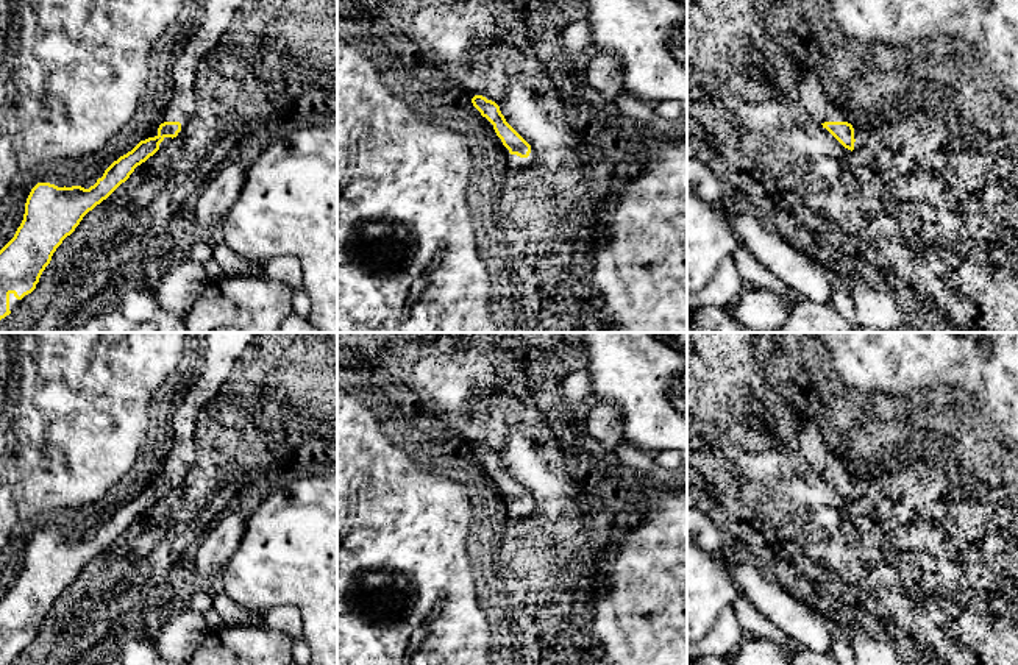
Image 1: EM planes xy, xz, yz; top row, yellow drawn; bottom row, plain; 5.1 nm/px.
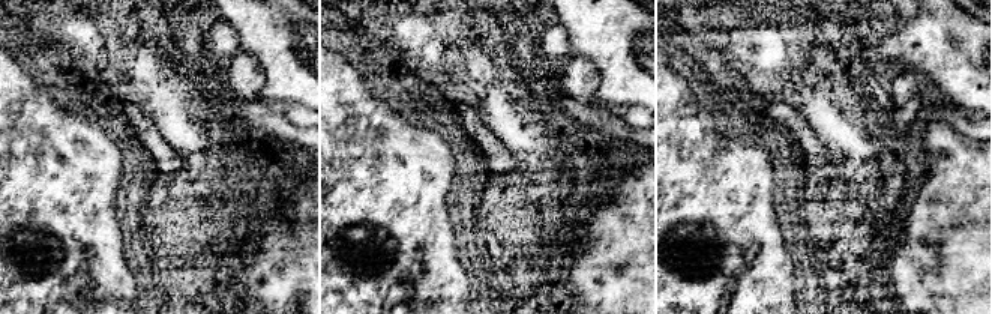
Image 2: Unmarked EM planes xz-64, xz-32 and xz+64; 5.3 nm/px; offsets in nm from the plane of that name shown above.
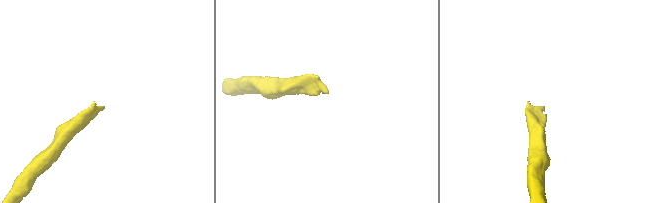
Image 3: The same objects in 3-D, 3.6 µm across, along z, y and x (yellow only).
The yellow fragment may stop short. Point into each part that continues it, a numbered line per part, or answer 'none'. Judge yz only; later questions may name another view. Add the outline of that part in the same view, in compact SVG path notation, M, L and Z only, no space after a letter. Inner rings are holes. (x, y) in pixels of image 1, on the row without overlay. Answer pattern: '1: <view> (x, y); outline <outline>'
1: yz (840, 434); outline M848 384L810 397L809 418L799 429L799 451L820 473L851 473L854 498L863 496L882 453L877 448L877 409Z

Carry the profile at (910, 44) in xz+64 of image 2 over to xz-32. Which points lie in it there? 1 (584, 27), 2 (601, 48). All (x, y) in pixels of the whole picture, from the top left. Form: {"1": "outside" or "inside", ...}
{"1": "inside", "2": "inside"}

